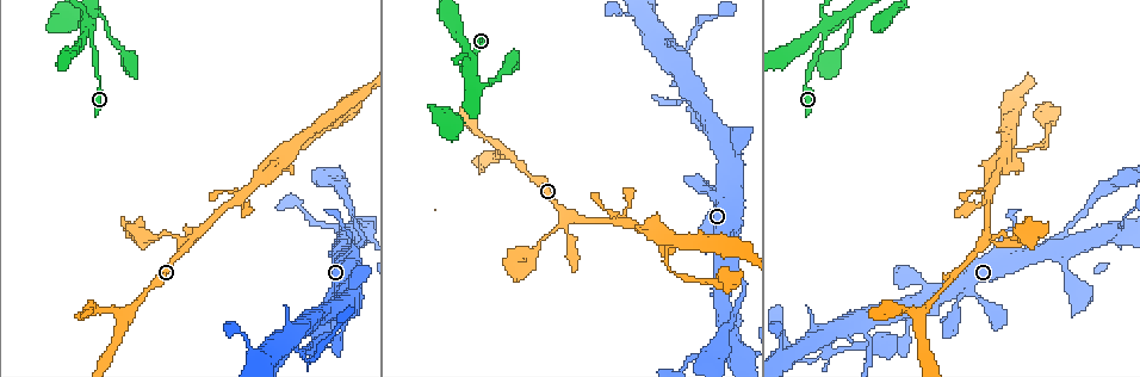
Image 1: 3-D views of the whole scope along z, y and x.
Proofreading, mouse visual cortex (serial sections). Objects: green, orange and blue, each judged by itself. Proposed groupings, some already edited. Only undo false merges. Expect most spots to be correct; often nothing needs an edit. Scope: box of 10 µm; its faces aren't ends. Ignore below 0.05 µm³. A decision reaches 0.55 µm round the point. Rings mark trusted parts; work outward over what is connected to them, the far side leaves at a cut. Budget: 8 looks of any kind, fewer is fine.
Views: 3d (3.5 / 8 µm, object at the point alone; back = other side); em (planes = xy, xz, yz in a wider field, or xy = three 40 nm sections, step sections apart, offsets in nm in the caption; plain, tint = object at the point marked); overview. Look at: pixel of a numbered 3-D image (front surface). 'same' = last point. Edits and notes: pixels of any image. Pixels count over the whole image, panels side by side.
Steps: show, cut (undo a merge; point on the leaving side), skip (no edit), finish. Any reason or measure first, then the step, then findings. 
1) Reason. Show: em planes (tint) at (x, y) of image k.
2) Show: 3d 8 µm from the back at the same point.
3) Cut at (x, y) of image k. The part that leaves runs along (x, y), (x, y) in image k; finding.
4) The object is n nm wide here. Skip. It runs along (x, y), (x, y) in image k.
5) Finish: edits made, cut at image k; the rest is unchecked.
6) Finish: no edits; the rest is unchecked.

Sharp bend. Show: 3d 3.5 µm at (186, 248) of image 1.

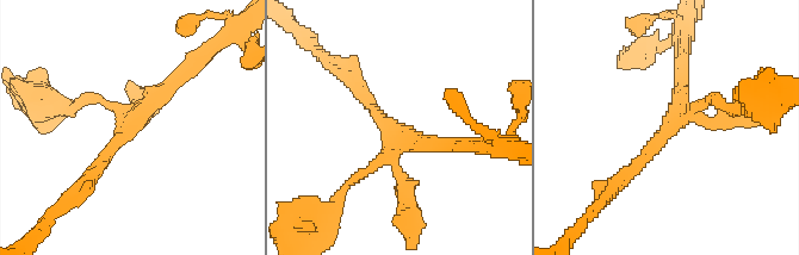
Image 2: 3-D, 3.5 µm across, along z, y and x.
Show: em xy step 1 (tint) at (396, 130) of image 2.

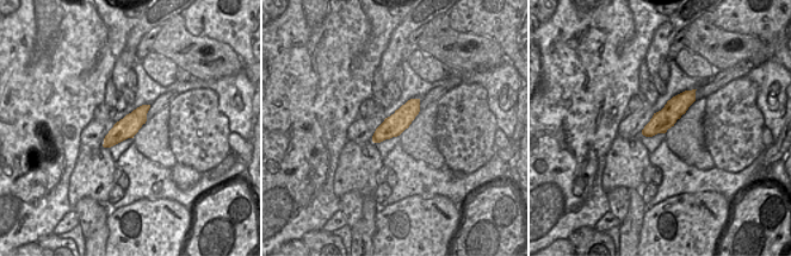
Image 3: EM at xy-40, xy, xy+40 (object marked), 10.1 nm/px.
The object is 220 nm wide here. Skip. It runs along (692, 93), (665, 119), (646, 132) in image 3; all the same cell.

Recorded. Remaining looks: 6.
Calibre changes. Show: 3d 8 µm from the back at (1040, 254) of image 1.

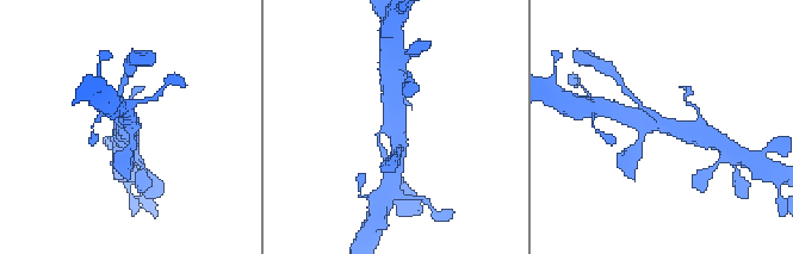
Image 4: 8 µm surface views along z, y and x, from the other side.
3 arms meet here; the arms are 150, 500, 500 nm wide; need the tissue. Show: em xy step 1 (tint) at the same point.

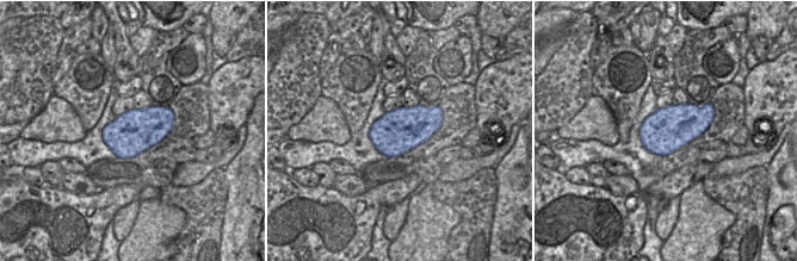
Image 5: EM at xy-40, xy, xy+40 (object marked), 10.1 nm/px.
Skip. It runs along (697, 136), (632, 119) in image 4; one cell here.

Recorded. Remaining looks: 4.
Three arms meet. Show: 3d 3.5 µm at (285, 152) of image 1.

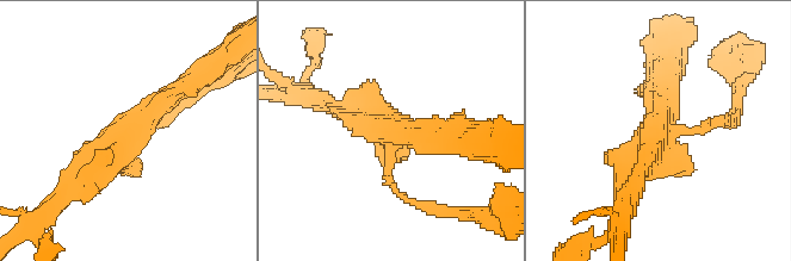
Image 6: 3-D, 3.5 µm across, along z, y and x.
Show: em xy step 2 (tint) at (394, 127) of image 6.

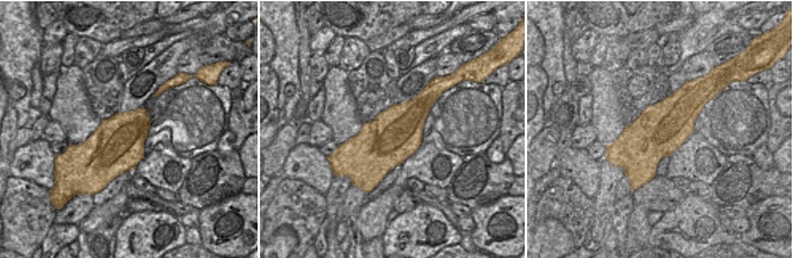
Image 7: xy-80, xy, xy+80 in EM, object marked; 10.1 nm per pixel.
Skip. It runs along (74, 186), (187, 84) in image 6; all the same cell.

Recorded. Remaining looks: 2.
Finish: no edits; the rest is unchecked.

